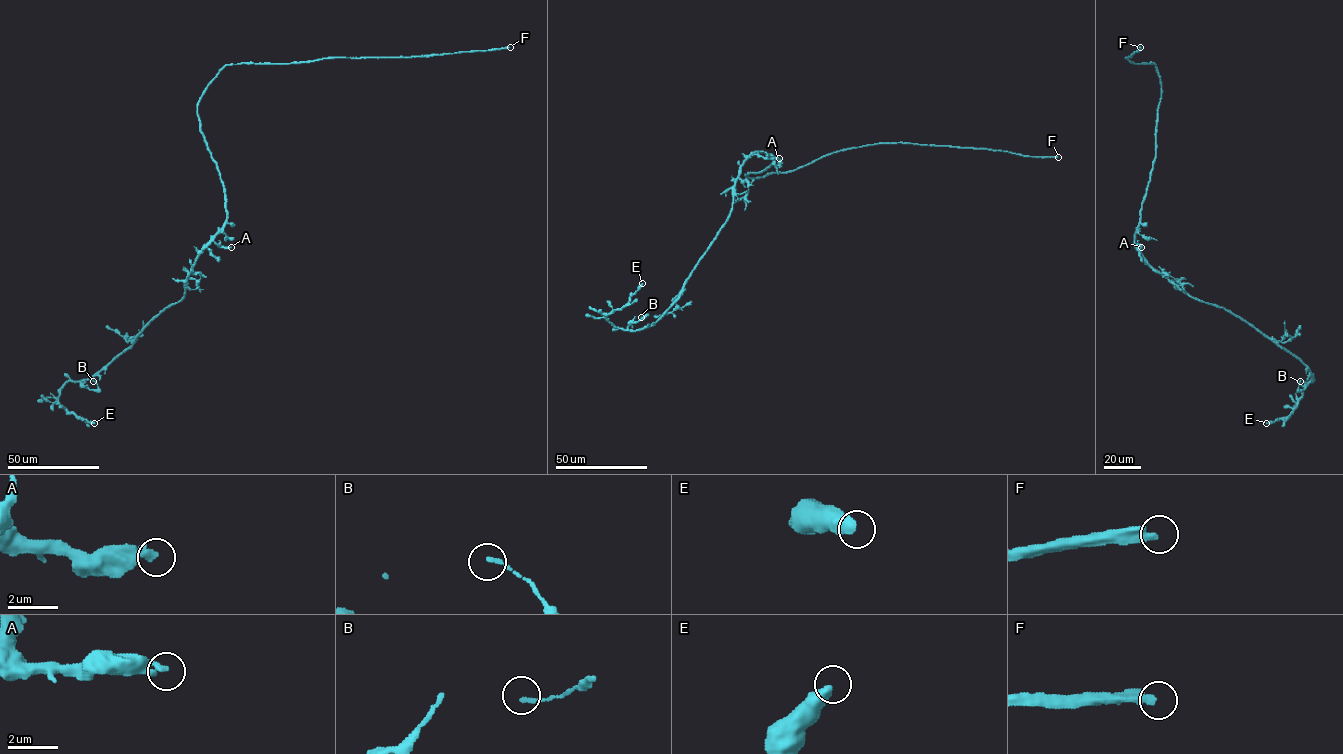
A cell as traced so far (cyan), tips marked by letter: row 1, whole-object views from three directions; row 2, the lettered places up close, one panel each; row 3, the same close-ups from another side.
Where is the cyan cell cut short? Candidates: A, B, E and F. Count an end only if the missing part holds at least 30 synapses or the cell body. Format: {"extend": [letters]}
{"extend": ["F"]}

